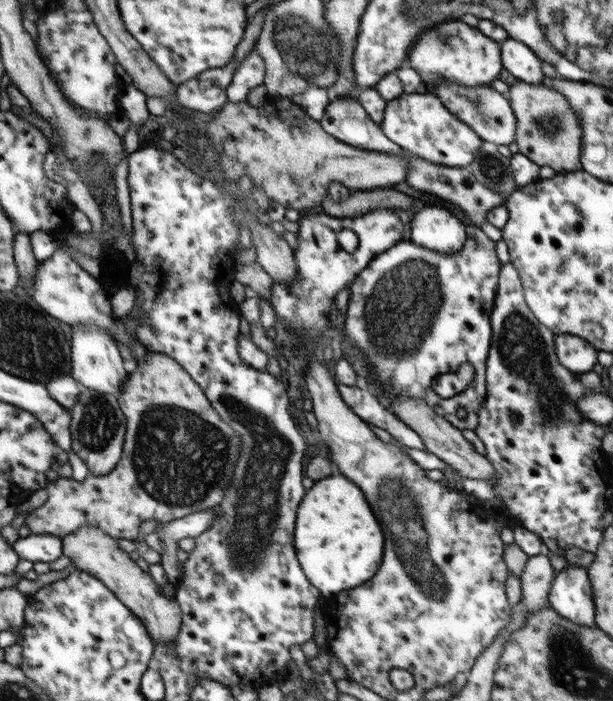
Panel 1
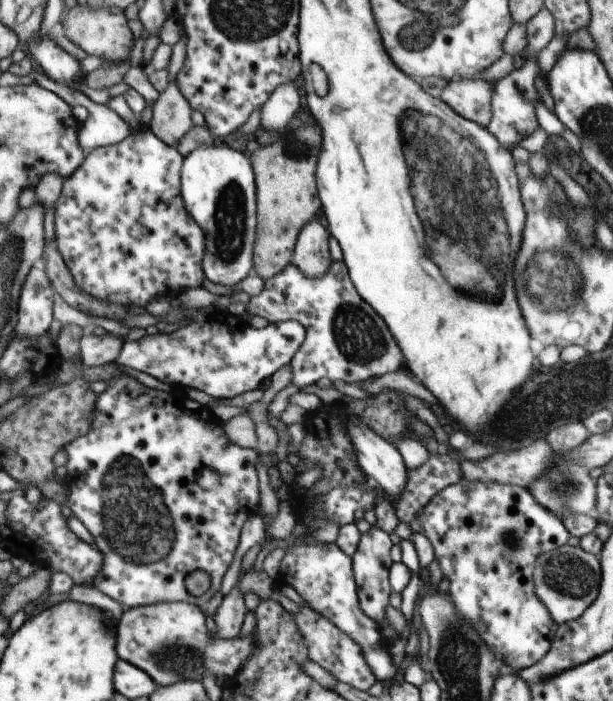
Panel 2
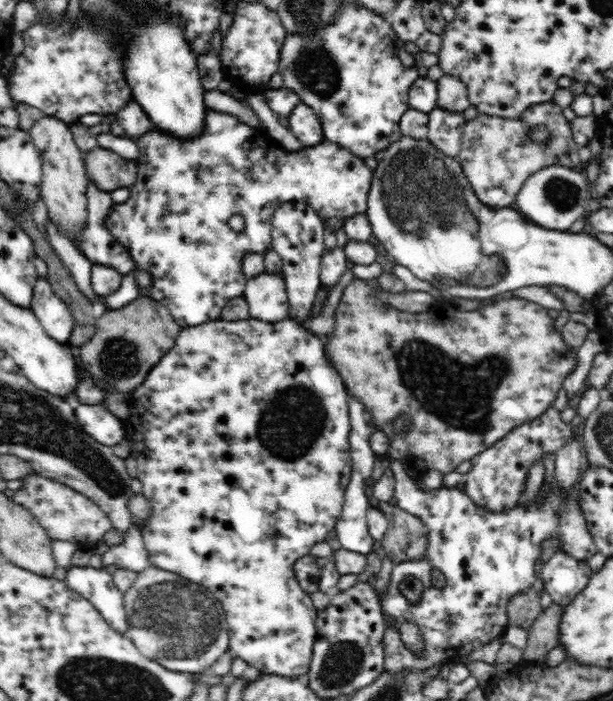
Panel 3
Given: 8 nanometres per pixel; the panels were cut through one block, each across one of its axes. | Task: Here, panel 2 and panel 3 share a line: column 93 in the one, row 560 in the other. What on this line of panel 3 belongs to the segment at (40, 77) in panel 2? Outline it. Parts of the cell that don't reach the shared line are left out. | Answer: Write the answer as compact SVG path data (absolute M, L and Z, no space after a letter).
M133 524L122 534L120 543L111 545L102 554L102 564L104 567L115 564L117 568L130 569L137 573L152 566L140 527Z

